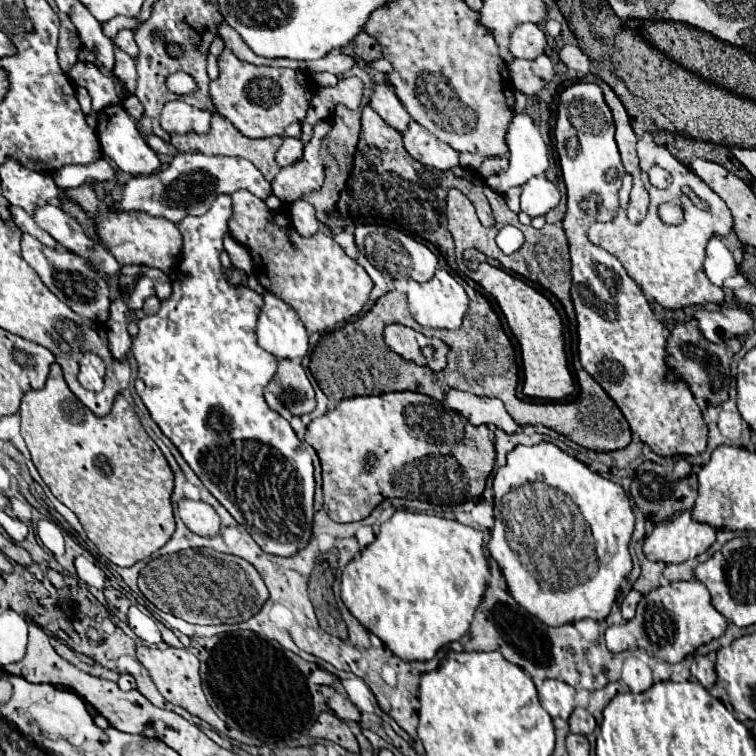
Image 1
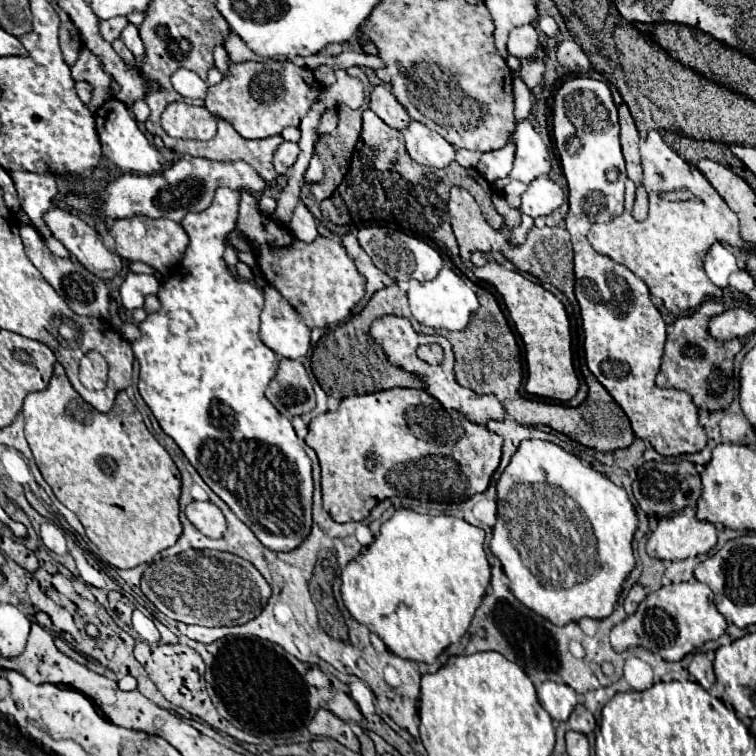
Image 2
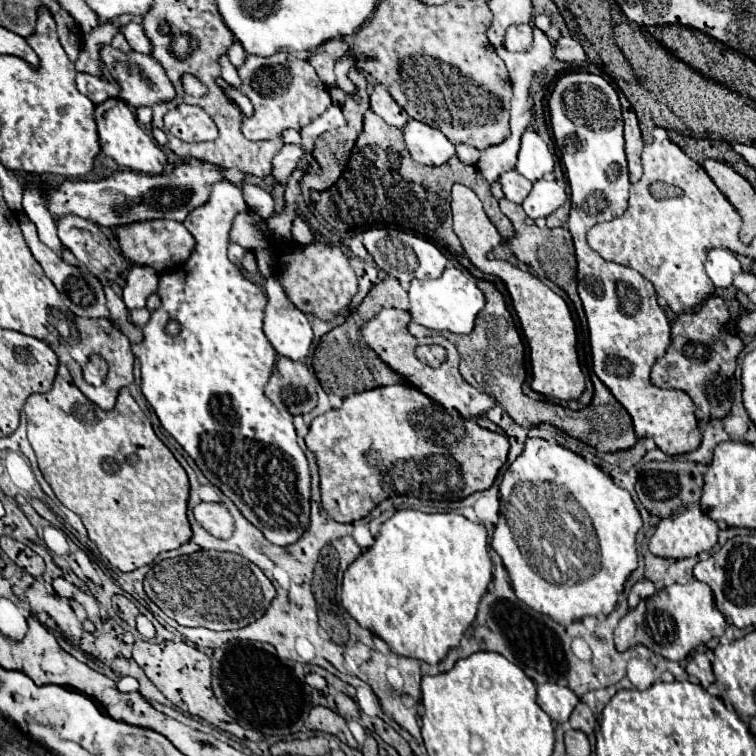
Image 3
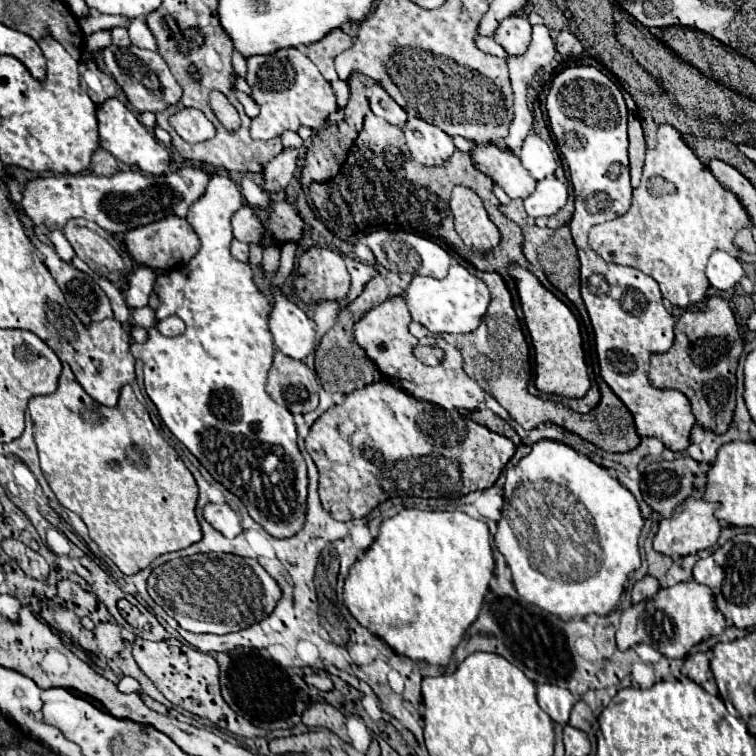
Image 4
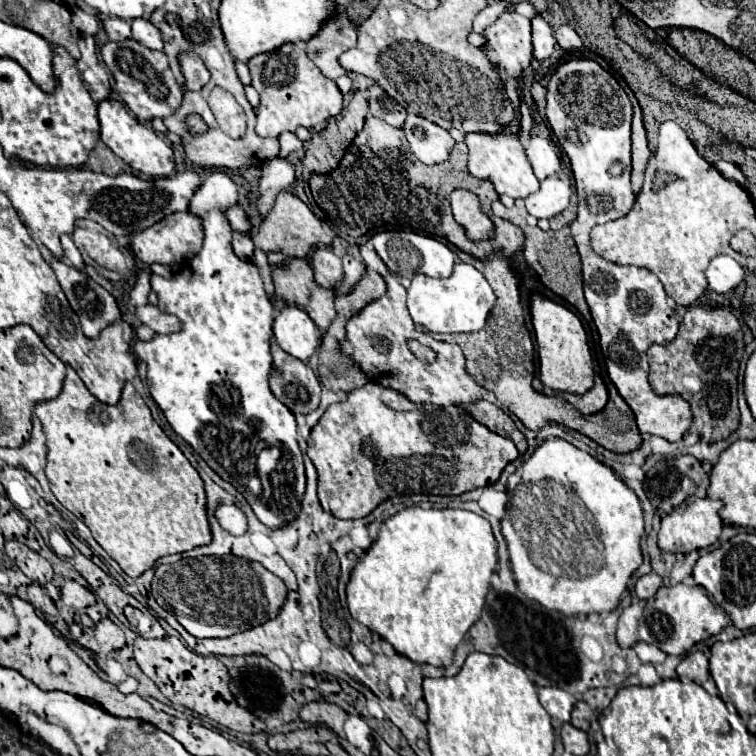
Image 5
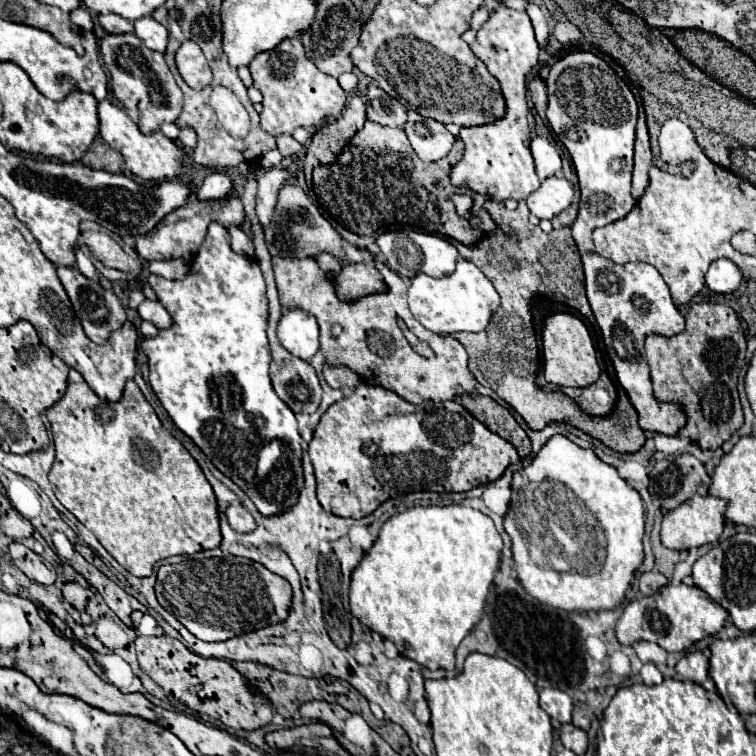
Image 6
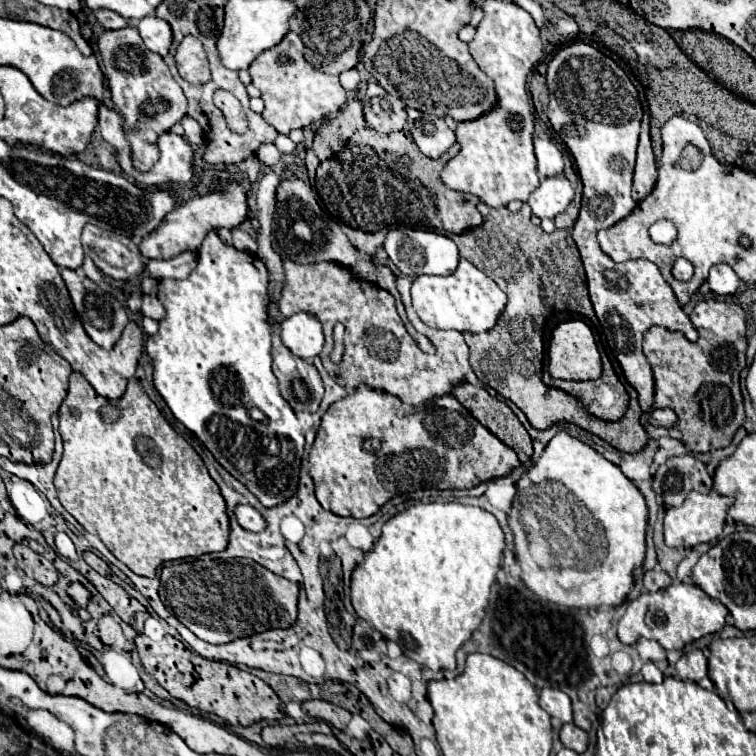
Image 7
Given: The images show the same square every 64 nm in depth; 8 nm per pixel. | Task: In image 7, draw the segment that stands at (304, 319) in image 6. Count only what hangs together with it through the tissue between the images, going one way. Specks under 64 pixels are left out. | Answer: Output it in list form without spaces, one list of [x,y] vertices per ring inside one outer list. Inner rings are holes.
[[[298,312],[280,324],[280,338],[302,360],[312,360],[324,348],[324,330],[316,316]]]

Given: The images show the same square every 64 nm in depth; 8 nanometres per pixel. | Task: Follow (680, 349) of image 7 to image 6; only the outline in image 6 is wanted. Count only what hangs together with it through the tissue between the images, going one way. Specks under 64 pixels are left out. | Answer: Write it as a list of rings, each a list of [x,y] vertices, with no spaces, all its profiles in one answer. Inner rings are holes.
[[[712,302],[692,304],[690,312],[686,314],[684,332],[670,338],[660,334],[652,334],[646,338],[646,358],[652,372],[654,398],[658,402],[680,404],[682,412],[686,414],[686,426],[678,432],[680,438],[692,440],[702,450],[716,450],[726,440],[730,440],[730,436],[744,424],[744,414],[736,390],[738,372],[744,366],[744,354],[746,354],[746,338],[742,332],[742,324],[738,312],[728,304],[712,304]]]

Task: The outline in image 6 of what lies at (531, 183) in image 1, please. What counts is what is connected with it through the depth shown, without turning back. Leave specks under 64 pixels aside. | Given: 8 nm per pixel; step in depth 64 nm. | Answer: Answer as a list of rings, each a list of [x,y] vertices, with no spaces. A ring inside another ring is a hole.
[[[548,178],[542,182],[542,186],[532,192],[526,200],[530,212],[534,216],[538,216],[540,220],[546,218],[546,220],[552,220],[556,214],[564,212],[568,208],[568,204],[572,202],[572,196],[574,196],[574,190],[572,190],[572,184],[566,180],[566,178]]]

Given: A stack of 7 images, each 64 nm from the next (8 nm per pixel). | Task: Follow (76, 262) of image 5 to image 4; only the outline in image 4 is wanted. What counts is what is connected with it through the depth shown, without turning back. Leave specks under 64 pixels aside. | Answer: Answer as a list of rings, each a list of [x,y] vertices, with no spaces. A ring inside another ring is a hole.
[[[54,230],[54,232],[50,232],[50,240],[52,240],[52,244],[54,244],[56,254],[58,254],[64,262],[72,262],[72,258],[76,256],[76,252],[74,252],[74,248],[70,246],[68,238],[66,238],[60,230]]]

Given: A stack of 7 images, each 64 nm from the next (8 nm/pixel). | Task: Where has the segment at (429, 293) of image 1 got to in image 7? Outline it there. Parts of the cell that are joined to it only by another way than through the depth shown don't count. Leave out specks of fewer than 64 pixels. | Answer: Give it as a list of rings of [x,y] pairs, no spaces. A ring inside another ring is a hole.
[[[460,258],[458,268],[448,276],[418,276],[412,284],[412,306],[418,318],[438,330],[458,332],[486,332],[496,326],[508,296],[498,284],[480,272],[474,264]]]

